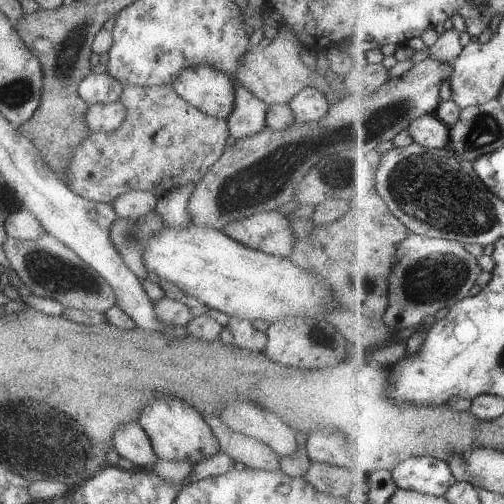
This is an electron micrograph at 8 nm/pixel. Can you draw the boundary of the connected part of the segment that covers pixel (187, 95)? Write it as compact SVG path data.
M193 65L178 72L171 86L191 106L226 120L233 108L234 90L228 74L209 65Z

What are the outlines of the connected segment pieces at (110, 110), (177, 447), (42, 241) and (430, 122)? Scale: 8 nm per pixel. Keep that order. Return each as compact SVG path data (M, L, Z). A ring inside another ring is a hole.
M117 100L107 104L88 104L84 119L92 133L109 132L122 123L125 115L126 108Z
M171 397L155 398L145 408L141 408L137 423L147 435L155 456L163 461L198 463L220 452L218 440L205 419L183 400Z
M49 233L28 241L6 236L1 248L18 280L35 296L53 299L64 307L104 313L116 304L110 284L68 246Z
M435 112L414 120L408 129L413 140L419 144L438 149L449 148L451 127L445 124Z

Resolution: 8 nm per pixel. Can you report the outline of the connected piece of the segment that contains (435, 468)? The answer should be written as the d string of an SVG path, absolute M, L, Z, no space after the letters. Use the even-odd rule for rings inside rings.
M416 455L392 470L399 489L443 496L457 482L448 461L437 456Z

